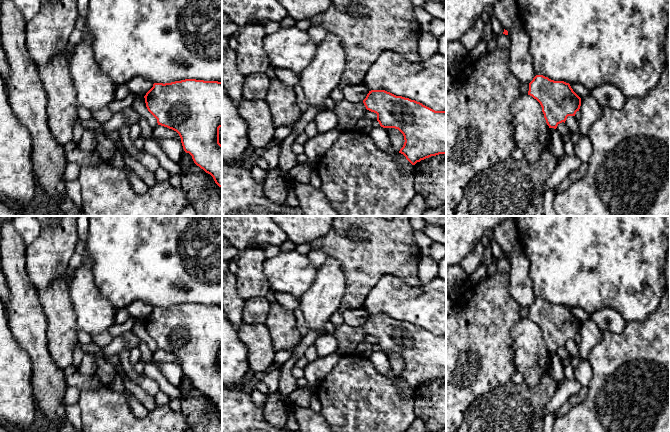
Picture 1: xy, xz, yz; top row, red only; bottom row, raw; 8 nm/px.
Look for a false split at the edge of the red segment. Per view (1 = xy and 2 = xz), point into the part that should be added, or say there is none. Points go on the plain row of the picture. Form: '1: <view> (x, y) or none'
1: none
2: none

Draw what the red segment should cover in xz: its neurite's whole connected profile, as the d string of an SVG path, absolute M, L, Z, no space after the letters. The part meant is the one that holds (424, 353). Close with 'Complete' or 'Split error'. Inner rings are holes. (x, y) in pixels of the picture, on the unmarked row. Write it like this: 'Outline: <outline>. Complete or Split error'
Outline: M385 314L369 315L363 327L367 334L377 338L381 351L395 352L403 358L405 366L399 377L412 389L431 380L446 378L446 335L435 335L420 326Z. Complete

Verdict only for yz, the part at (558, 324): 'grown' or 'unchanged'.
unchanged

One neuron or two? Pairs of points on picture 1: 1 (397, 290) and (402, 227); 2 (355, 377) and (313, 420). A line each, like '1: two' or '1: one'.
1: two
2: two

